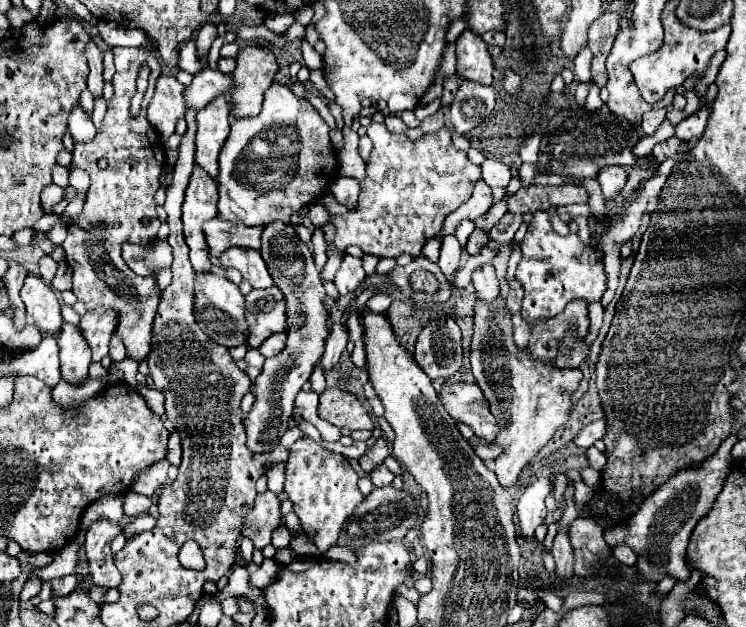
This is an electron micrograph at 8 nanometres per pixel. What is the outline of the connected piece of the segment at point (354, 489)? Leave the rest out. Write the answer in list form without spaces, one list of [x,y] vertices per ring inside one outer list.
[[[308,437],[296,441],[290,447],[284,491],[288,493],[288,499],[294,501],[294,513],[300,517],[302,527],[312,529],[312,533],[306,531],[306,535],[312,537],[312,543],[322,553],[326,553],[330,545],[336,545],[336,539],[340,535],[344,521],[350,517],[356,505],[360,505],[360,501],[364,499],[356,481],[358,481],[358,475],[350,467],[344,455],[328,451]]]

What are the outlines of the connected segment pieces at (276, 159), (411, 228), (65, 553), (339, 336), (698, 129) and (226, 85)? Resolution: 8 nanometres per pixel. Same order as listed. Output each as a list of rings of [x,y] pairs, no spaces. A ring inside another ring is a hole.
[[[272,83],[264,93],[264,107],[260,115],[232,121],[232,131],[220,151],[218,217],[234,225],[244,223],[250,227],[266,227],[274,221],[290,223],[292,215],[300,213],[304,205],[310,205],[324,197],[338,179],[338,159],[328,133],[330,127],[320,117],[316,107],[312,107],[306,99],[296,97],[286,85]],[[270,135],[276,135],[276,141],[272,141]]]
[[[372,123],[366,129],[366,135],[374,141],[374,149],[366,161],[366,179],[362,181],[358,207],[344,215],[336,215],[336,217],[328,219],[328,223],[336,227],[336,235],[334,235],[332,243],[326,245],[328,261],[320,273],[322,281],[334,281],[336,271],[344,257],[344,249],[350,245],[358,245],[364,253],[372,253],[378,257],[398,257],[402,253],[418,255],[422,245],[426,243],[426,239],[436,237],[446,215],[452,213],[454,209],[458,209],[458,205],[462,205],[462,201],[466,201],[466,197],[470,197],[474,183],[480,177],[480,167],[470,163],[466,153],[458,151],[452,145],[448,129],[424,135],[422,141],[418,141],[418,143],[412,143],[408,139],[404,139],[404,143],[390,141],[390,131],[380,123]]]
[[[68,543],[60,553],[54,555],[54,561],[52,561],[50,567],[44,567],[40,571],[33,571],[30,579],[36,577],[48,581],[48,579],[72,575],[74,573],[74,567],[78,563],[78,551],[80,551],[80,545],[78,543]]]
[[[334,323],[332,329],[330,329],[330,335],[326,339],[326,351],[324,351],[324,357],[320,361],[322,369],[334,369],[340,361],[340,355],[344,353],[346,349],[346,343],[348,343],[348,329],[346,325],[342,323]]]
[[[700,107],[694,115],[686,117],[684,121],[680,121],[676,125],[676,137],[682,141],[698,141],[706,129],[706,121],[708,121],[710,111],[706,107]]]
[[[202,69],[200,73],[194,75],[194,81],[184,89],[184,101],[188,109],[200,111],[216,95],[220,93],[228,95],[230,89],[232,89],[230,75],[222,75],[220,71],[214,71],[214,69]]]

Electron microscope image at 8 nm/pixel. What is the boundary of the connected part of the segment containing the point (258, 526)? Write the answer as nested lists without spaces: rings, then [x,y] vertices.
[[[272,491],[256,495],[254,507],[250,509],[250,513],[246,513],[242,523],[242,537],[252,539],[254,549],[264,549],[266,545],[270,545],[272,531],[282,523],[278,495]]]

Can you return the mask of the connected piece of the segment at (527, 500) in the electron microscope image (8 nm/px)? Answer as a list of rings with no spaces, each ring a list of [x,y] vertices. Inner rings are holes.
[[[536,479],[526,487],[518,499],[516,514],[520,517],[522,535],[532,537],[534,529],[544,523],[544,517],[546,517],[544,499],[548,493],[550,493],[550,481],[548,479]]]

